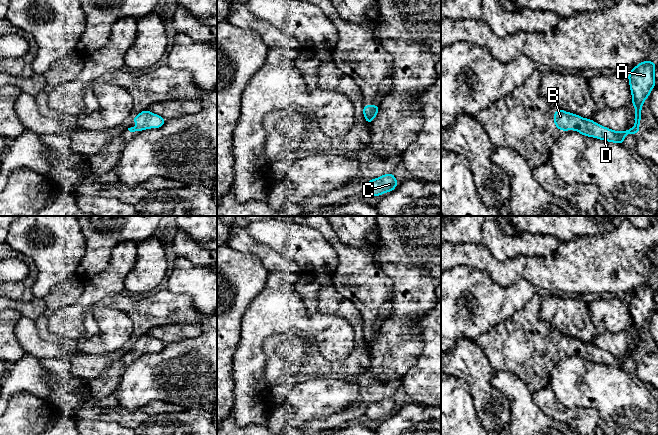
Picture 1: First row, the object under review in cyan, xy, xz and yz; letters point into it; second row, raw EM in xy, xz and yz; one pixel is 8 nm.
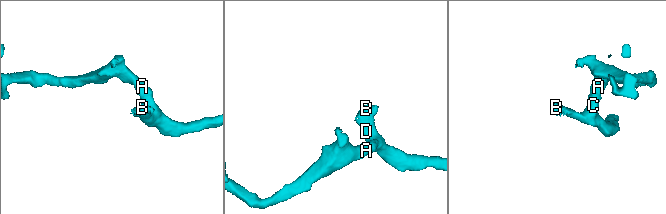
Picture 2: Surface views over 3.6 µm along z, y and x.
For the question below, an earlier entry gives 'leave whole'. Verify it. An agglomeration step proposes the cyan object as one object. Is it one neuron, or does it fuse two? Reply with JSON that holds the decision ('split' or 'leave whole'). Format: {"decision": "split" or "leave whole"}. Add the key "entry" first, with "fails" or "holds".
{"entry": "holds", "decision": "leave whole"}

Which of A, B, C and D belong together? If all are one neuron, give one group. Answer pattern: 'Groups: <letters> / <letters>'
Groups: A B C D

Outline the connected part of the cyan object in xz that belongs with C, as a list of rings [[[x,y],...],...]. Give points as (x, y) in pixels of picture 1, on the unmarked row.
[[[387,397],[379,402],[369,404],[365,410],[365,416],[370,420],[380,420],[383,417],[393,415],[398,409],[398,406],[393,397]]]

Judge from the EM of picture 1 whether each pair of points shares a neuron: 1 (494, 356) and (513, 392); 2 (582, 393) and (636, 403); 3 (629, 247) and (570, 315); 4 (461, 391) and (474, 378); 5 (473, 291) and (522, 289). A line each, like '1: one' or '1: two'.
1: two
2: one
3: two
4: two
5: one

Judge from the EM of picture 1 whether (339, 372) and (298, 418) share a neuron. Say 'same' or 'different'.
different

